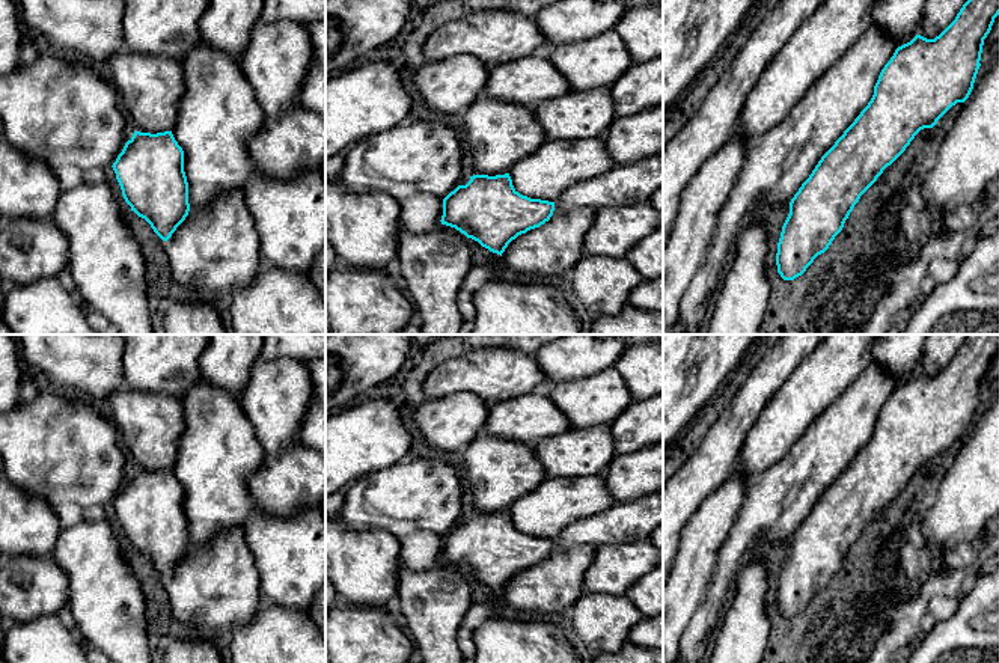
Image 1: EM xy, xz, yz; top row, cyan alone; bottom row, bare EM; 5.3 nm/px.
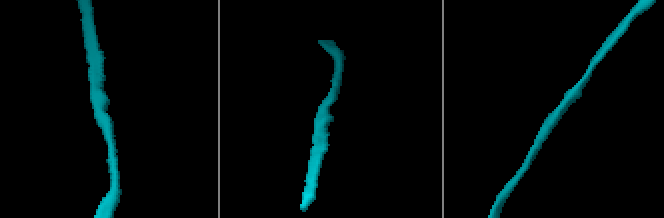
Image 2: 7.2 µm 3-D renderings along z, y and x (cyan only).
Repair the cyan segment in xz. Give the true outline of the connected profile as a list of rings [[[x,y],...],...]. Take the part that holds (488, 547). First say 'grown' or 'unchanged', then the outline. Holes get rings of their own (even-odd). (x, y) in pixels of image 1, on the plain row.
unchanged | [[[509,511],[496,514],[473,512],[466,523],[458,523],[443,536],[443,553],[440,559],[502,594],[512,577],[548,559],[553,548],[554,539],[530,536],[520,532],[514,526]]]

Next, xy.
unchanged | [[[134,469],[112,505],[131,548],[167,579],[190,548],[184,488],[172,469]]]

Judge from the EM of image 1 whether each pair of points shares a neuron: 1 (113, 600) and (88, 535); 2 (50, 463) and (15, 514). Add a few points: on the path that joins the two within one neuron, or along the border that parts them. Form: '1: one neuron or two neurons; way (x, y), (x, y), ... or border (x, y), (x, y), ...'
1: one neuron; way (101, 583), (89, 552)
2: two neurons; border (15, 485), (35, 498), (47, 501), (54, 508)

